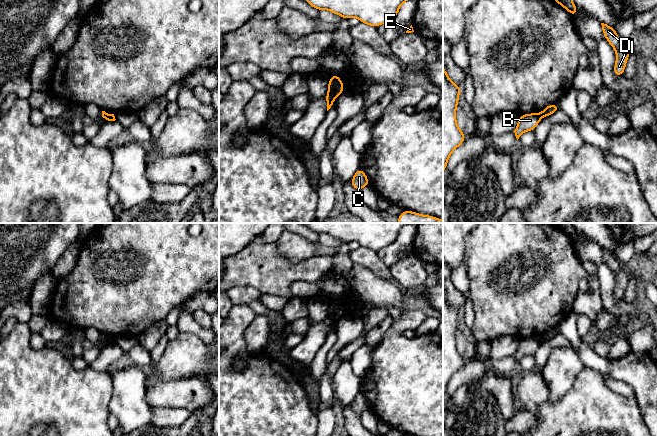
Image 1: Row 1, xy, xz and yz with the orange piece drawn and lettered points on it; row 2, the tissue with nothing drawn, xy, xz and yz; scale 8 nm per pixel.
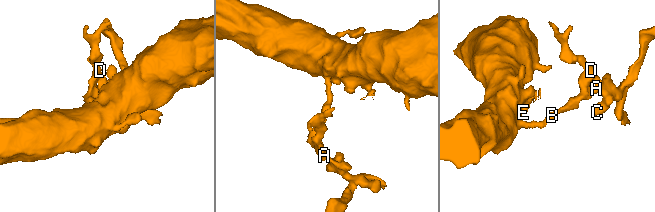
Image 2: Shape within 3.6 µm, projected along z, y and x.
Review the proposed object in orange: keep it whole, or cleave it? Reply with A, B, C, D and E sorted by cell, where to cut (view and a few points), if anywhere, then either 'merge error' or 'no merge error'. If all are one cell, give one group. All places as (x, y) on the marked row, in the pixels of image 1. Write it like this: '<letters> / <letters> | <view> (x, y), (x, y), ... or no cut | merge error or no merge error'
A C D / B E | xz (328, 93), (334, 98) | merge error

